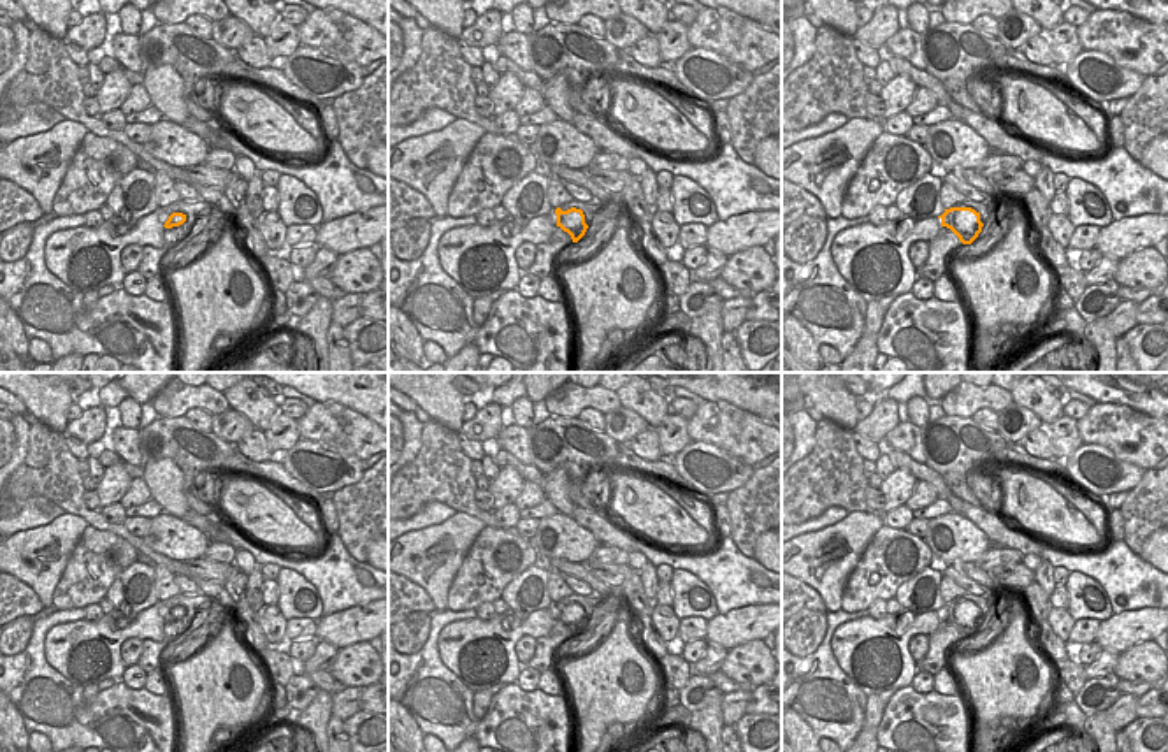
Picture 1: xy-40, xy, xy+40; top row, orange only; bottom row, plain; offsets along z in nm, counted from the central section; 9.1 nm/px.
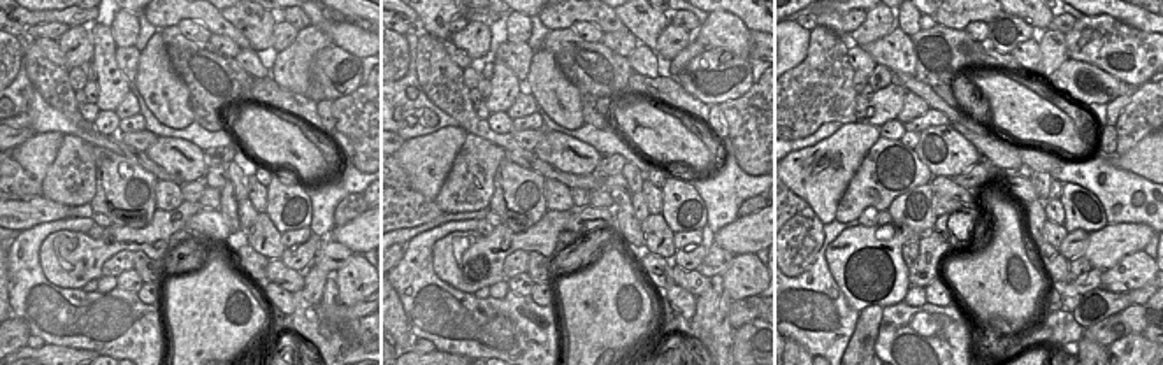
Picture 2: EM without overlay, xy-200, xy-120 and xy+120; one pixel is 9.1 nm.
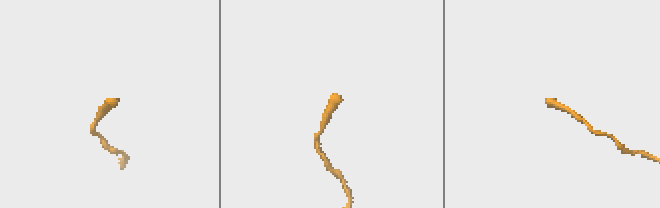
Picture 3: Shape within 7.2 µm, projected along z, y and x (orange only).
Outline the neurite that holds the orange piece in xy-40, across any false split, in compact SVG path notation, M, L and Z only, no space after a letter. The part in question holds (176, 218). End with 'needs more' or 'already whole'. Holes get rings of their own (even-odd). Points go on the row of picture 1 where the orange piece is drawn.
M179 200L165 207L158 207L158 221L165 228L174 228L176 237L183 242L195 230L195 225L202 216L213 209L214 207L204 200Z | needs more

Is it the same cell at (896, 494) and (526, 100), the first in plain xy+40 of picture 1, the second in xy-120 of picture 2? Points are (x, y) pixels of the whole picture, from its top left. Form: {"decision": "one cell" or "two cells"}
{"decision": "two cells"}

